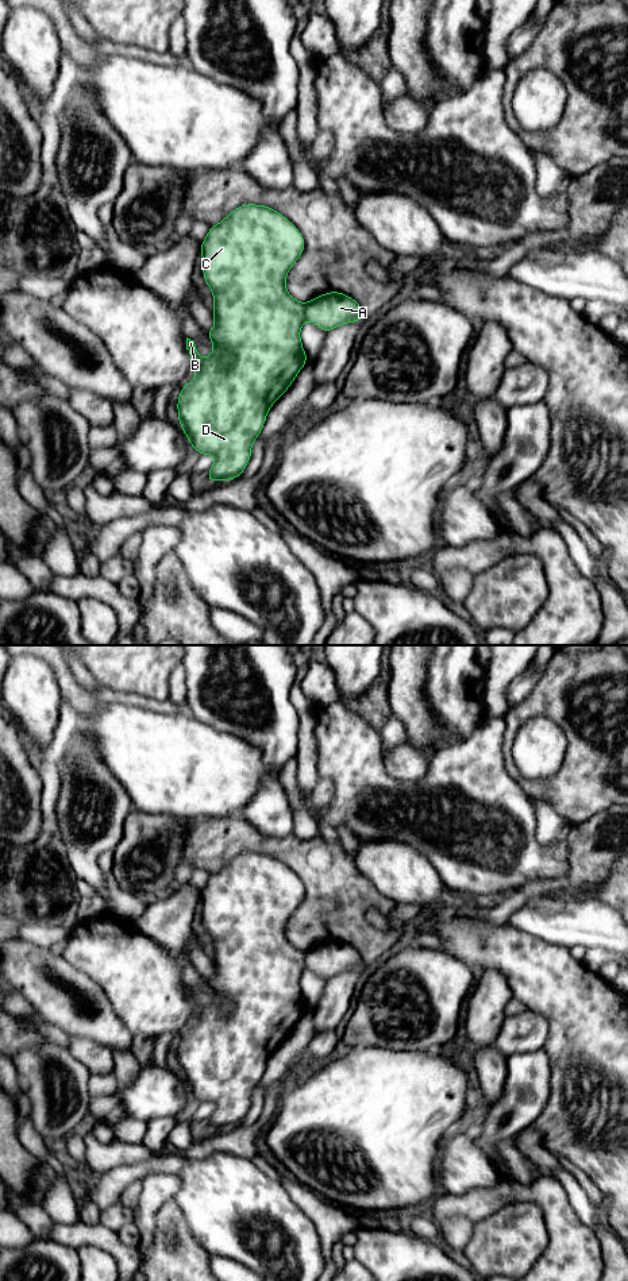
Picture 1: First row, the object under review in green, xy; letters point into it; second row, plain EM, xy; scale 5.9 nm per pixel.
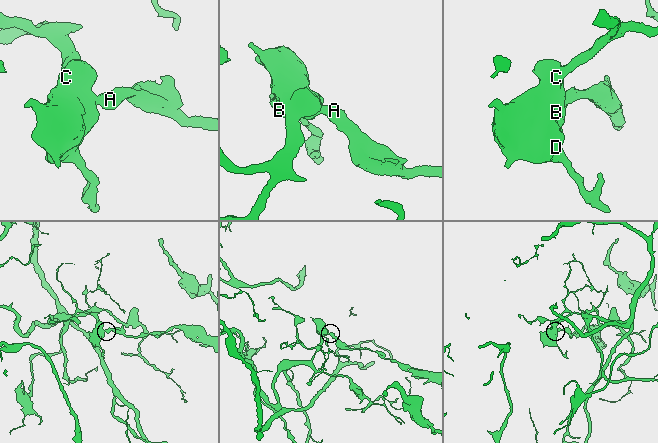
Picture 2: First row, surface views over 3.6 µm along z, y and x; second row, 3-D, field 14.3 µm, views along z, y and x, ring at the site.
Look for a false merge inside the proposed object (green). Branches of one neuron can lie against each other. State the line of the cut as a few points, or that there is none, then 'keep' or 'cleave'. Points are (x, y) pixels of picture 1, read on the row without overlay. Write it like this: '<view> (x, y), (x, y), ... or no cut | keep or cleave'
xy (304, 952), (304, 964), (307, 967) | cleave

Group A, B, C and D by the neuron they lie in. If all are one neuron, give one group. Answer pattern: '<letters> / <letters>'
A / B C D

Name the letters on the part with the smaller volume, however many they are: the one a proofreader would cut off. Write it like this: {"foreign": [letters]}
{"foreign": ["A"]}

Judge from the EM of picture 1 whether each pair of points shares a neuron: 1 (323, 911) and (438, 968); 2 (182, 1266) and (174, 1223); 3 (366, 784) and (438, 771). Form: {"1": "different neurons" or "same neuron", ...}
{"1": "different neurons", "2": "same neuron", "3": "same neuron"}

